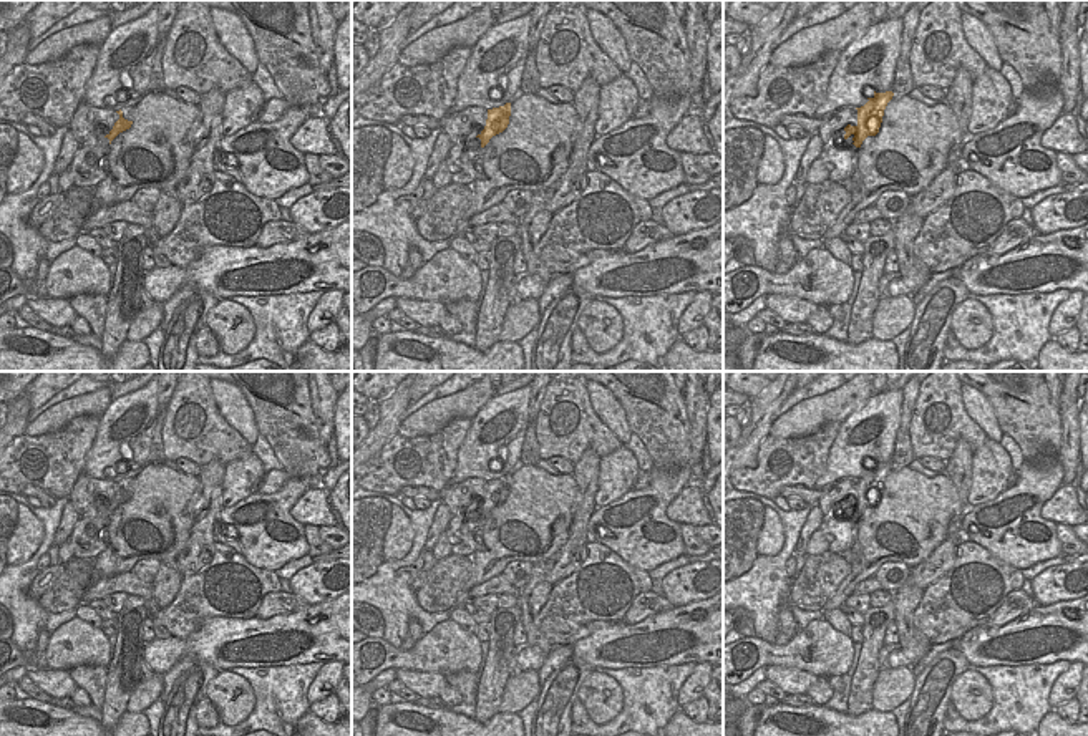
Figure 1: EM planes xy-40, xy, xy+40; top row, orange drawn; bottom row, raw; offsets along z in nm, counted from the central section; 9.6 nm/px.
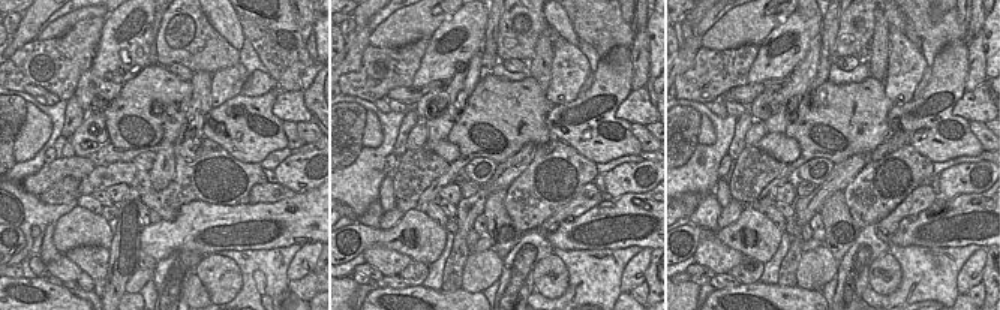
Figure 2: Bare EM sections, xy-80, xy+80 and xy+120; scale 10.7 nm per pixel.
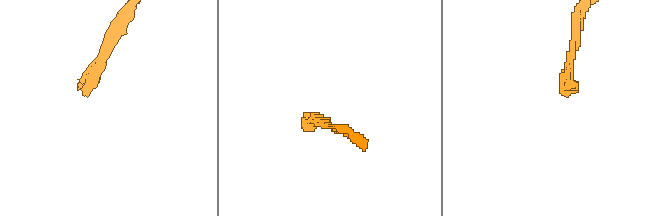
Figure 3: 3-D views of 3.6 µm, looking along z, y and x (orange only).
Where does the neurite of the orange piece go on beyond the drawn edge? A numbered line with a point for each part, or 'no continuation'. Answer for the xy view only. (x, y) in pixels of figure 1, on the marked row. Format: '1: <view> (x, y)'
1: xy (463, 161)

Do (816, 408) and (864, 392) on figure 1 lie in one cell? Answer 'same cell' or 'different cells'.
same cell

